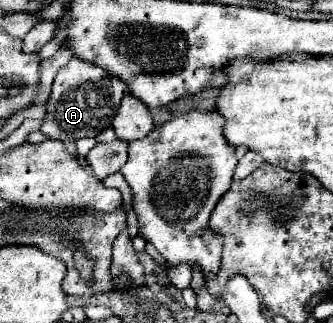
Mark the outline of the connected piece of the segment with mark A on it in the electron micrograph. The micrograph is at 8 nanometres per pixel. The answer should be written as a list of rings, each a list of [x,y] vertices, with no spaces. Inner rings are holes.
[[[72,58],[56,74],[50,100],[46,104],[46,118],[42,132],[54,140],[80,140],[88,136],[96,136],[104,128],[112,124],[112,118],[116,116],[116,110],[120,106],[120,100],[124,94],[128,94],[128,84],[120,82],[120,78],[110,76],[104,68],[84,62],[80,58]],[[90,82],[90,88],[88,88]]]

